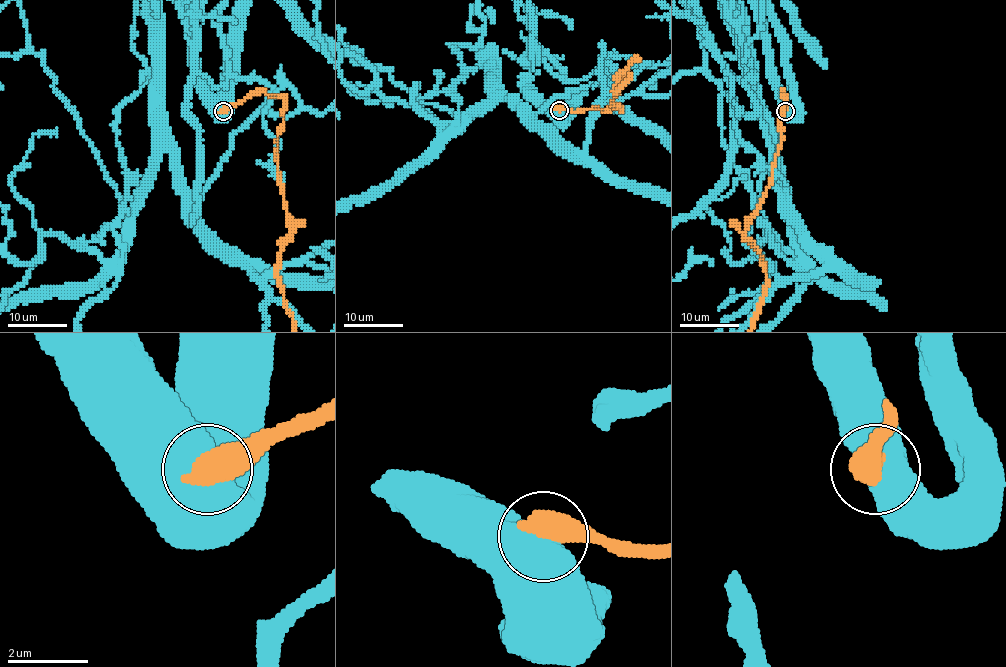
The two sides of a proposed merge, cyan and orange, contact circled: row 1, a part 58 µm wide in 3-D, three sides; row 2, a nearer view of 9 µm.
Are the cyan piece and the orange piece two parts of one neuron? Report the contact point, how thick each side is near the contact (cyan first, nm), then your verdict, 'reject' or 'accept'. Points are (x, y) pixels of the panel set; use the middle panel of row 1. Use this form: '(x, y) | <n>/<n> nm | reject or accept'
(559, 110) | 750/700 nm | reject

